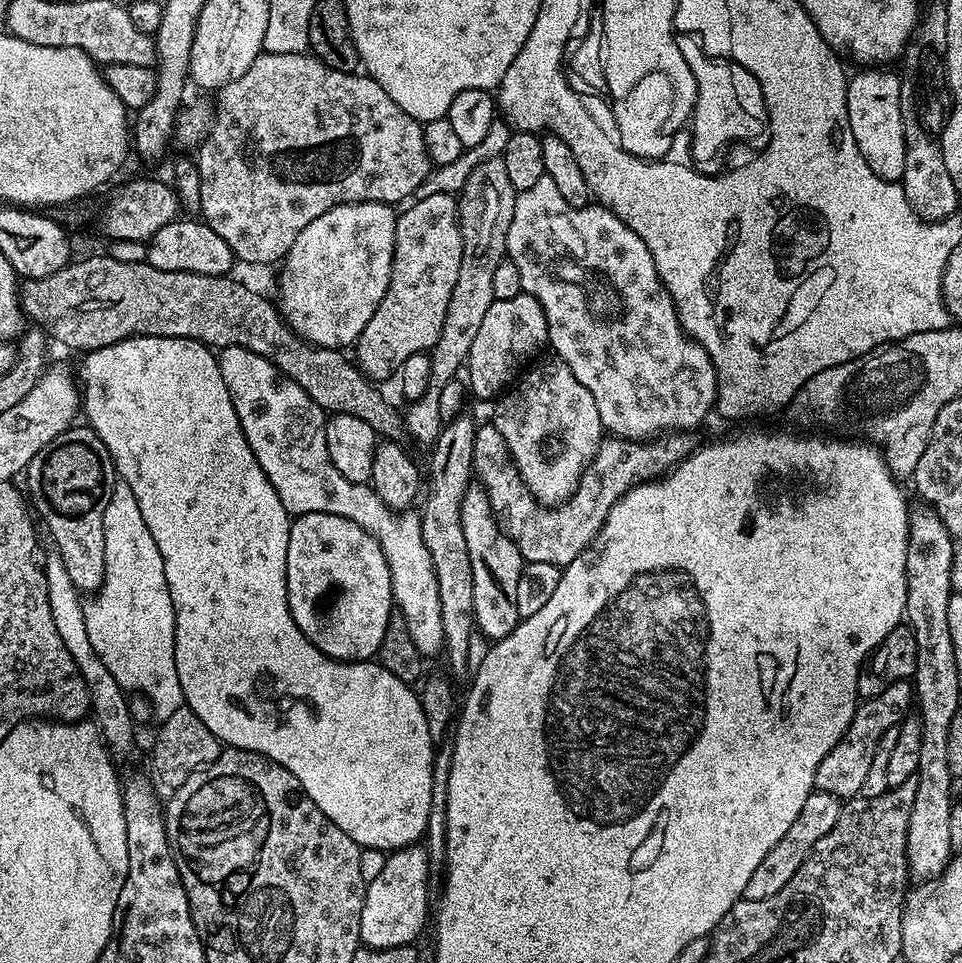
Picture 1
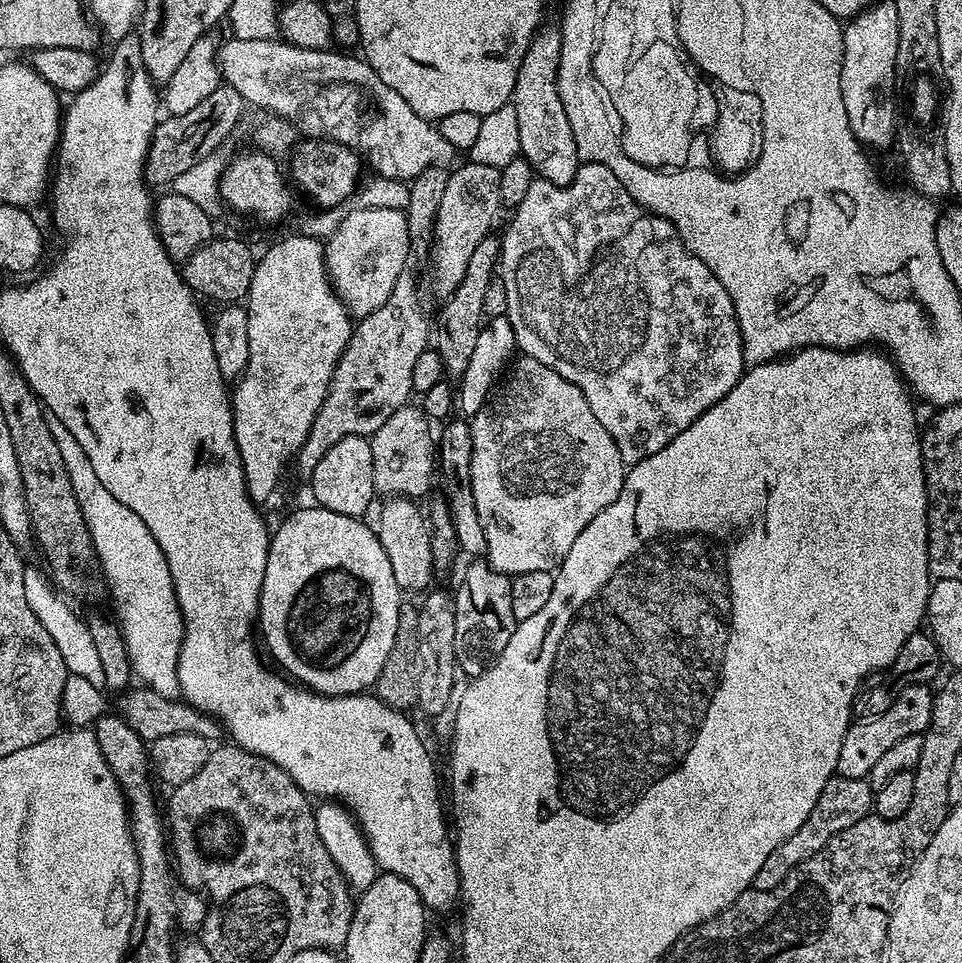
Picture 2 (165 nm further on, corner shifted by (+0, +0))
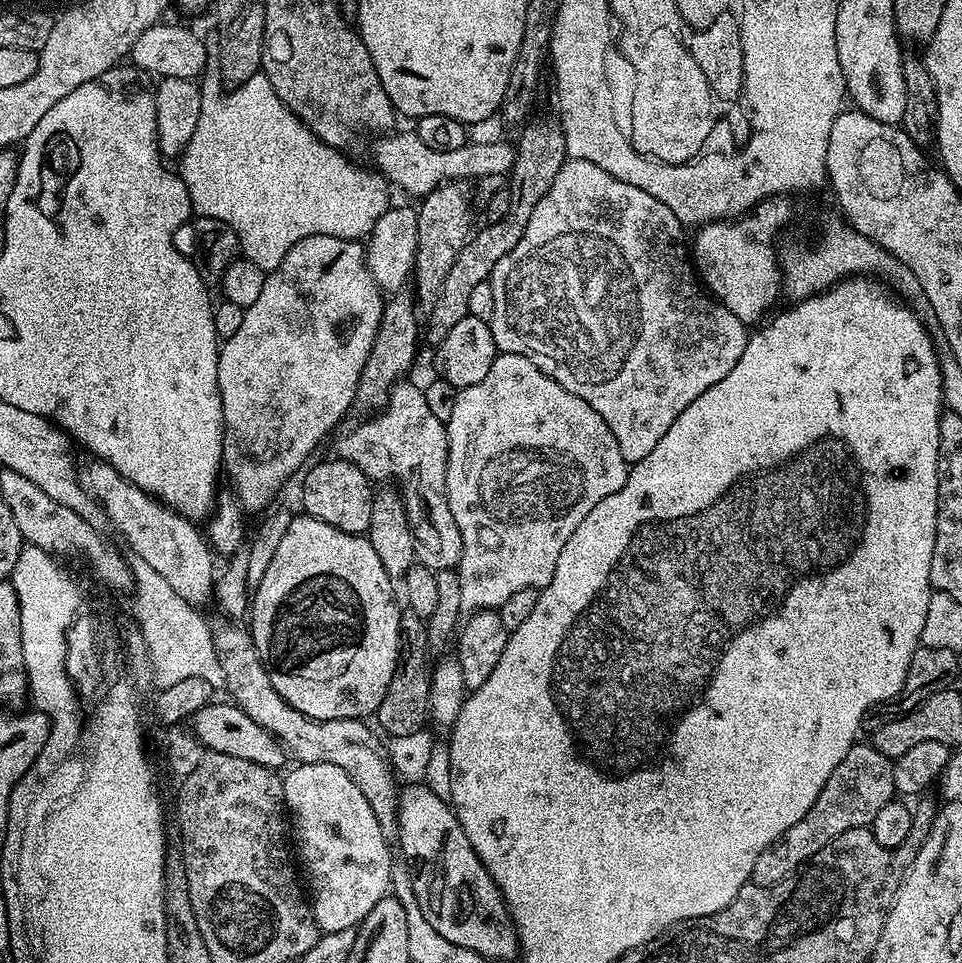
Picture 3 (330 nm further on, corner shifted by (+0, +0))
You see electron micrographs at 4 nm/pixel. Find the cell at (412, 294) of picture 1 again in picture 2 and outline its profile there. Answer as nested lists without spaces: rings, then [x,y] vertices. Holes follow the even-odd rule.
[[[465,162],[457,172],[453,171],[449,175],[442,202],[438,206],[430,249],[432,288],[437,292],[437,297],[450,295],[458,282],[462,282],[462,274],[466,274],[466,266],[478,247],[478,242],[482,242],[482,238],[493,231],[492,223],[495,222],[496,215],[502,212],[498,194],[499,181],[500,169],[471,162]]]

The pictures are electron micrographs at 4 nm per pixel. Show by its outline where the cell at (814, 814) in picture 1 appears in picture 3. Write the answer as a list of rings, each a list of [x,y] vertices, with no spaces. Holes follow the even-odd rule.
[[[857,742],[834,766],[834,774],[826,778],[826,786],[822,786],[822,794],[814,798],[814,806],[806,810],[806,818],[794,822],[786,834],[782,834],[762,854],[758,854],[758,862],[754,862],[751,883],[758,886],[774,886],[782,882],[793,872],[797,872],[804,863],[822,846],[826,846],[838,834],[855,828],[866,828],[871,825],[874,814],[886,806],[896,795],[894,786],[893,761],[886,755],[879,752],[871,742]]]

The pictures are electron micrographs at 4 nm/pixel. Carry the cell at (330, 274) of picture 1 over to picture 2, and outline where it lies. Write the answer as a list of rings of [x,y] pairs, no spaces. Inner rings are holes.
[[[353,207],[351,211],[341,215],[340,225],[327,237],[324,264],[328,267],[332,289],[349,313],[359,318],[374,314],[390,298],[390,290],[394,290],[394,282],[398,282],[398,274],[406,266],[408,227],[404,213],[398,210]]]

